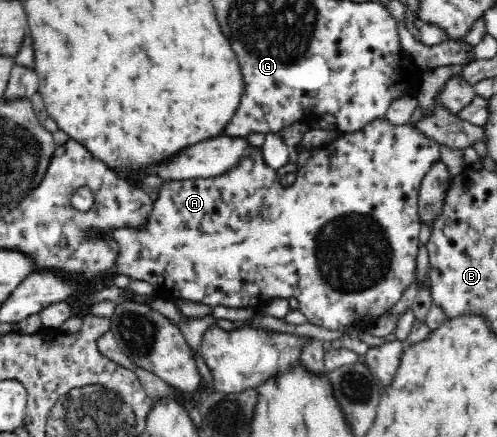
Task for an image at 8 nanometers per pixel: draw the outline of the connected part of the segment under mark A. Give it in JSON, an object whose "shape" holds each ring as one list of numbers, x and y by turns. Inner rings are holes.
{"shape":[[385,117,380,119,375,119,373,122,368,123,368,125,364,126,364,129,355,132,344,132,339,135,337,139,334,141,328,142,326,145,319,147,318,149,312,150,312,155,310,155,310,159,308,159,305,166,296,171,297,178,292,183,291,186,284,187,279,182,279,176,276,175,277,169,272,169,266,161,264,161,264,157,262,157,262,147,254,147,248,146,242,157,238,159,238,162,234,163,232,167,229,167,226,171,222,172,219,176,207,176,206,178,196,178,196,179,183,179,183,180,165,180,160,187,158,187,158,199,153,201,152,209,150,210,149,215,147,216,147,220,138,225,138,227,131,228,130,226,126,226,116,231,113,231,113,238,118,242,119,252,117,258,115,259,115,273,125,275,129,281,134,279,140,279,140,281,148,281,150,285,154,286,155,296,163,297,165,299,174,300,178,298,182,301,188,301,188,303,202,303,202,305,208,305,210,308,216,307,219,305,230,307,230,308,242,308,249,307,251,304,254,304,258,297,264,301,270,301,273,298,285,298,292,297,297,298,299,303,299,311,304,314,304,317,308,319,308,323,312,323,314,325,318,325,321,328,330,329,330,331,336,331,339,329,344,330,350,325,360,325,362,328,366,326,370,326,376,321,380,315,384,315,386,311,392,309,396,302,402,297,402,294,408,286,415,281,416,274,416,259,420,247,420,225,422,225,420,207,418,198,419,198,419,189,421,186,422,178,424,174,428,171,430,164,436,159,440,158,439,151,440,143,438,143,435,139,432,139,430,136,427,136,422,132,422,130,418,130,414,124,406,123,404,125,392,125]]}

